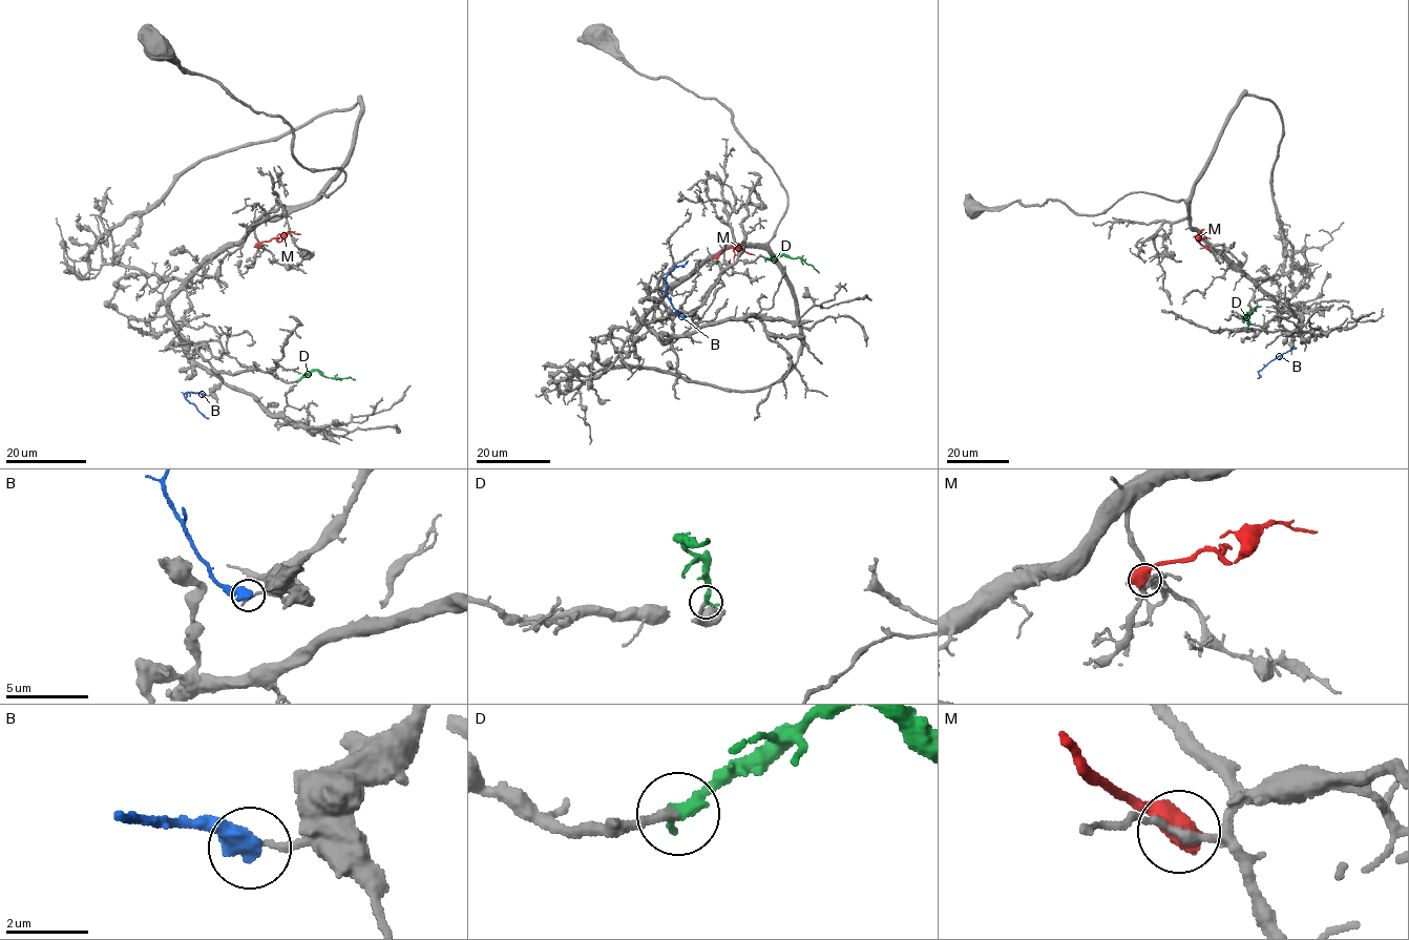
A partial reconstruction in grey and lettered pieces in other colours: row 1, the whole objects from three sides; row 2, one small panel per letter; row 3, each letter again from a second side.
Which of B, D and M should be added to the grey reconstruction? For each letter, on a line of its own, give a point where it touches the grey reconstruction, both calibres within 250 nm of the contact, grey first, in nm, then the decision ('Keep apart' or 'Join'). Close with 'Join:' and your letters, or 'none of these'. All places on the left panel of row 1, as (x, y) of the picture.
B: Touches grey at (205, 395). Thickness 190 nm (grey) against 500 nm. Keep apart
D: Touches grey at (297, 380). Thickness 220 nm (grey) against 360 nm. Join
M: Touches grey at (258, 246). Thickness 190 nm (grey) against 750 nm. Keep apart
Join: D

